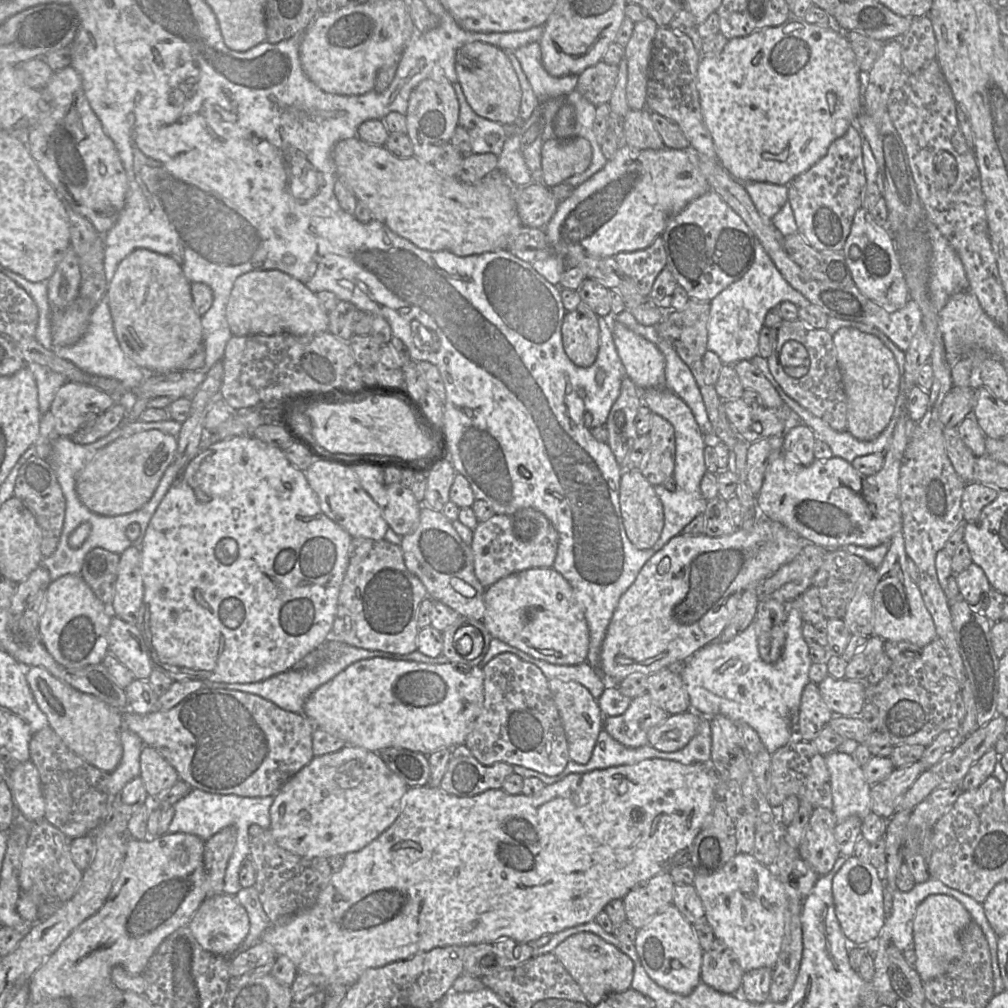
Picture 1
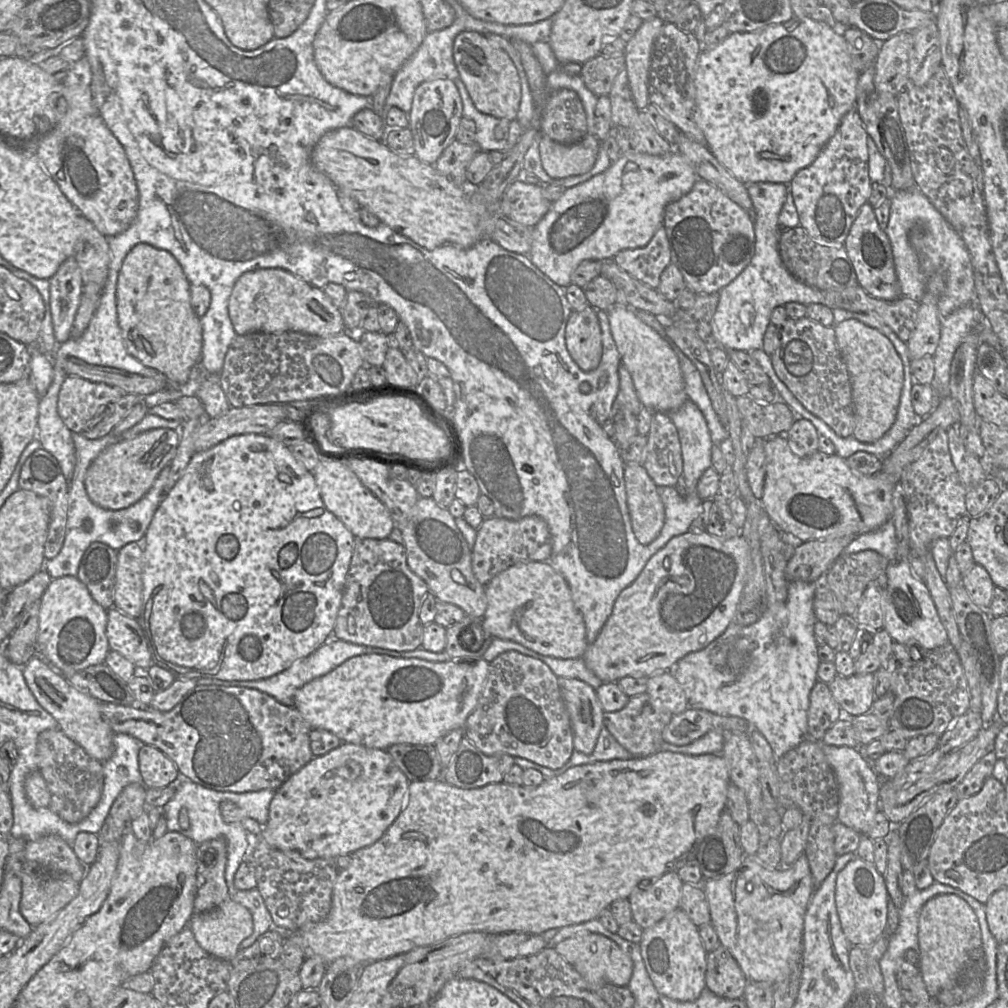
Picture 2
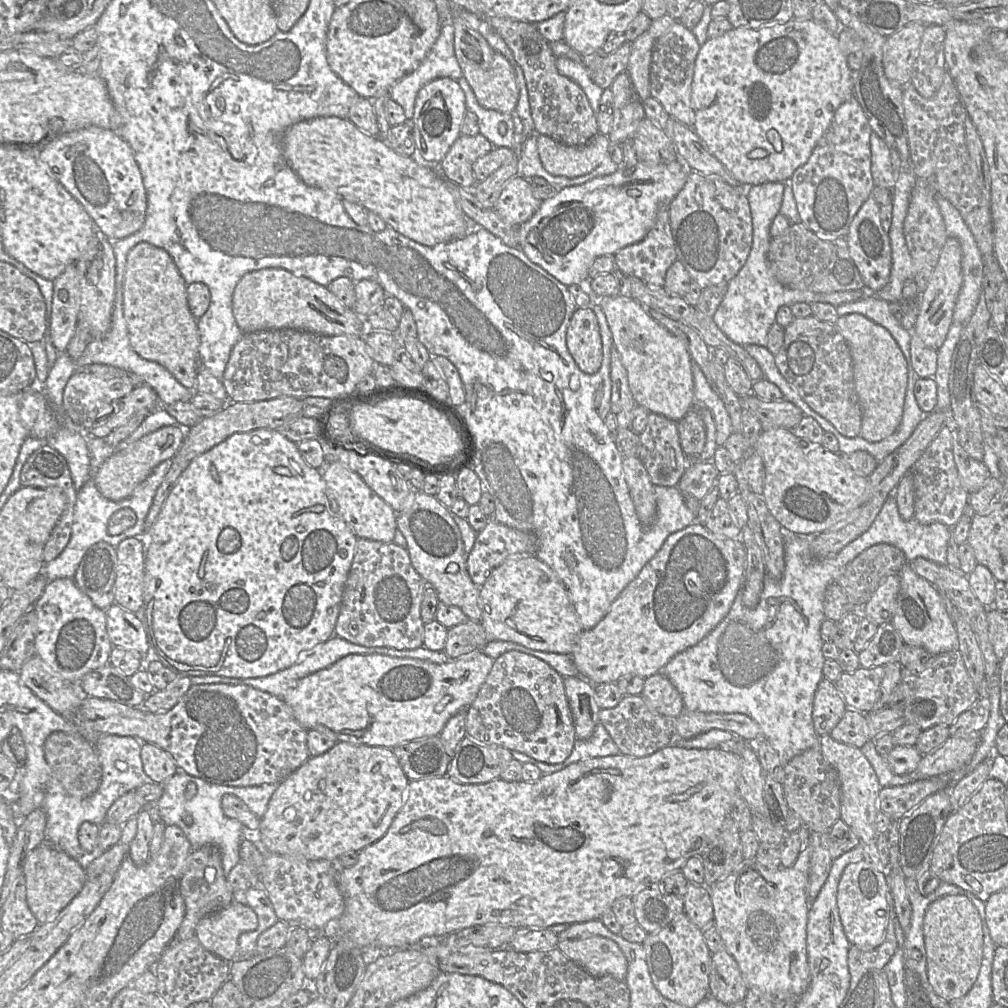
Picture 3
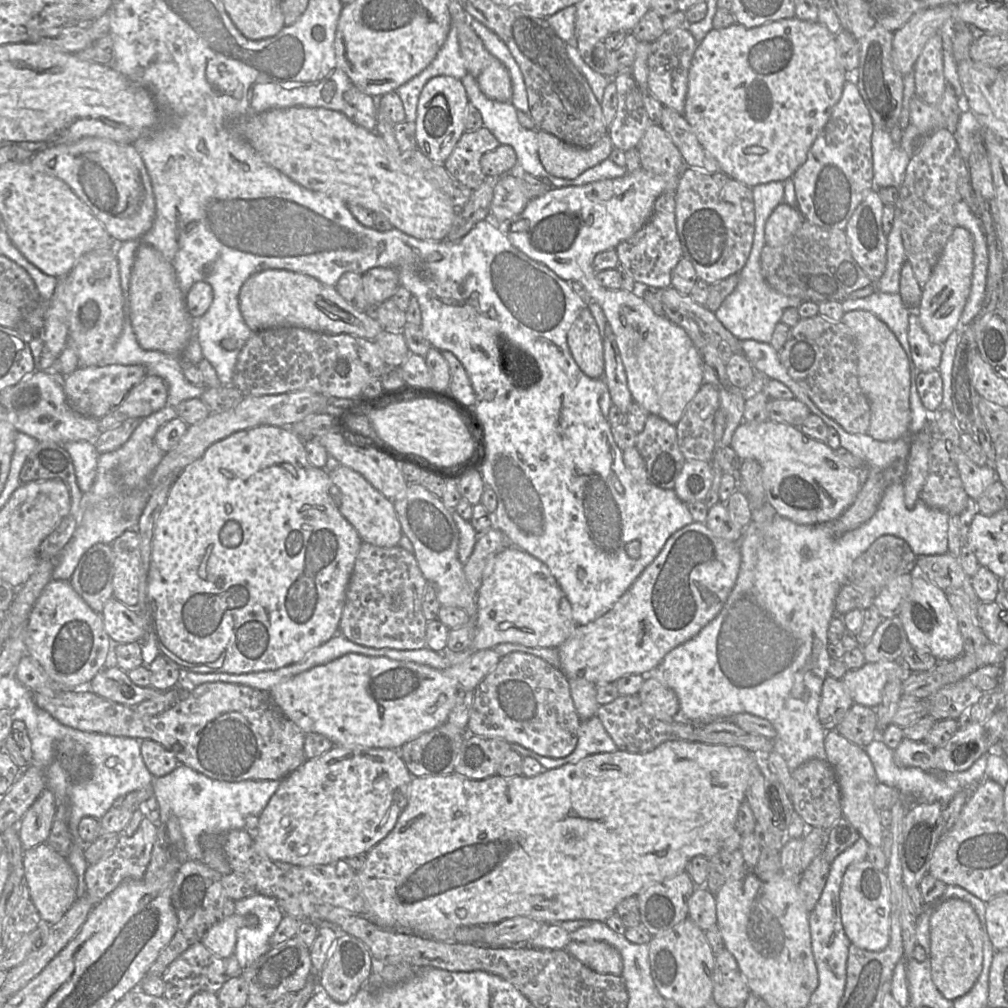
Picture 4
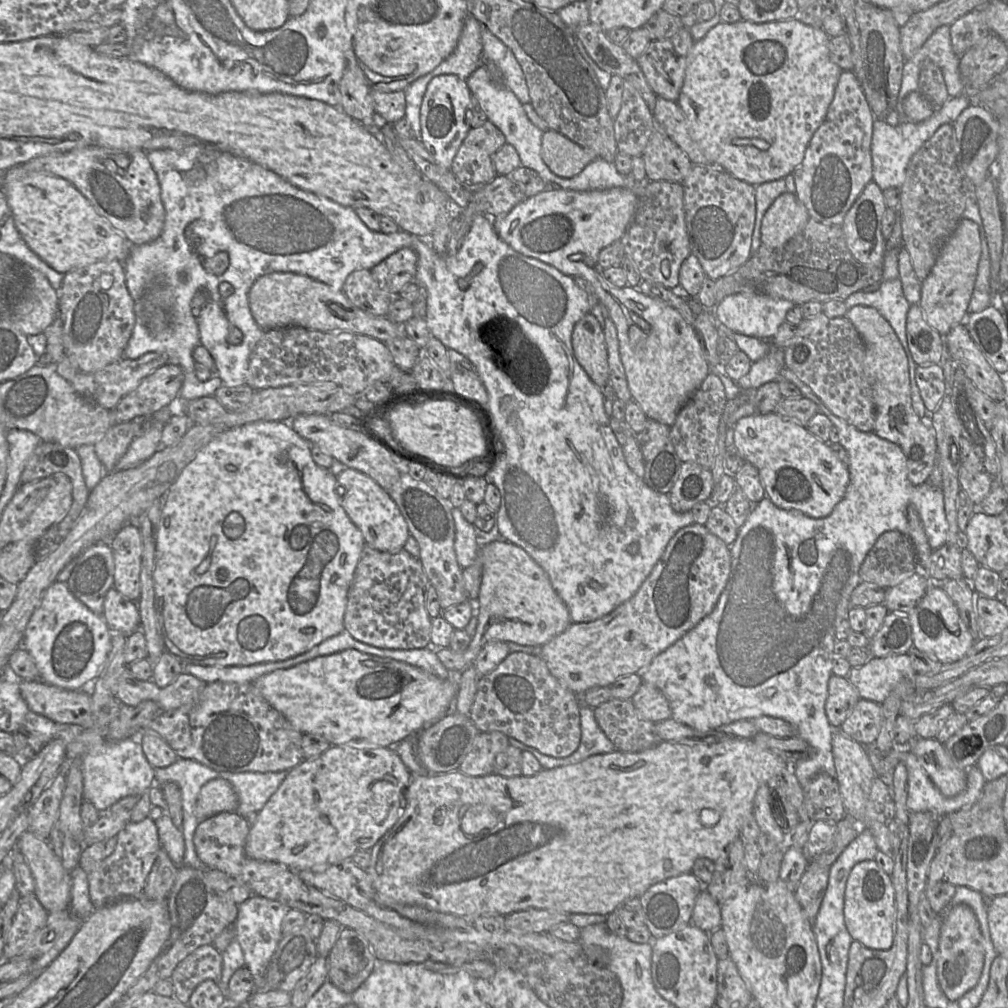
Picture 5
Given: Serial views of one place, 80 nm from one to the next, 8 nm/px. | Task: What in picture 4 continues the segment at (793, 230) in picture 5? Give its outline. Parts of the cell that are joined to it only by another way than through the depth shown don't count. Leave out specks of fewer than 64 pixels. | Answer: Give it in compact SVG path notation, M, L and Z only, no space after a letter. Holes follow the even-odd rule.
M780 203L765 223L765 244L771 247L784 244L801 227L804 220L797 208Z

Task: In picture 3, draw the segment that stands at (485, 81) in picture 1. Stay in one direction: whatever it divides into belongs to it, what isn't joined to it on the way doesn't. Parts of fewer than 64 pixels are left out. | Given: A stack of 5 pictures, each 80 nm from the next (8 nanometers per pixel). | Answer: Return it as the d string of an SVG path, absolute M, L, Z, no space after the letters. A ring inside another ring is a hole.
M455 17L453 25L455 55L462 75L469 83L478 103L486 109L512 114L519 99L519 88L513 66L461 17Z

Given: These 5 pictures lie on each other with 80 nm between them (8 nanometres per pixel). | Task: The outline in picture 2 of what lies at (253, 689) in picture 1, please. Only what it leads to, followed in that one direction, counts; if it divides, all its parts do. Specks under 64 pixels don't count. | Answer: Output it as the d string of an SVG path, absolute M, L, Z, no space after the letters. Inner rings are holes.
M330 638L328 641L322 644L319 648L317 648L308 656L294 662L288 669L278 674L275 674L269 678L265 678L261 680L225 681L216 678L200 677L197 678L196 681L198 685L216 684L222 686L241 686L246 688L257 689L261 692L264 692L272 696L277 701L279 701L280 703L286 706L294 707L295 693L303 685L305 685L306 683L310 682L315 678L321 677L329 673L330 671L341 665L343 662L345 662L348 659L365 654L384 654L398 658L422 659L430 662L443 662L451 659L444 651L440 653L434 653L424 650L423 648L417 648L412 651L397 652L383 648L374 648L364 645L352 644L336 638Z

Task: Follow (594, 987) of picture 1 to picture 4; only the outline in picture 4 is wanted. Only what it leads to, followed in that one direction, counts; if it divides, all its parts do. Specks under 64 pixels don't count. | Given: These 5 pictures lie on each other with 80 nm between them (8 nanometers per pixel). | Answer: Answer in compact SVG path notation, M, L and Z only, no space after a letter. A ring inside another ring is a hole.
M570 940L564 950L595 972L621 976L621 955L616 948L606 942Z

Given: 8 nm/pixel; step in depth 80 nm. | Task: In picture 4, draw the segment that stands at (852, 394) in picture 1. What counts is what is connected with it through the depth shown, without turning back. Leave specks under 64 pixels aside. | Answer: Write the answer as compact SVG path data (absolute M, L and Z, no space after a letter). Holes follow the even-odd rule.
M864 310L844 313L840 320L854 334L859 385L867 397L871 417L867 434L875 440L895 440L909 434L910 369L907 356L888 326Z

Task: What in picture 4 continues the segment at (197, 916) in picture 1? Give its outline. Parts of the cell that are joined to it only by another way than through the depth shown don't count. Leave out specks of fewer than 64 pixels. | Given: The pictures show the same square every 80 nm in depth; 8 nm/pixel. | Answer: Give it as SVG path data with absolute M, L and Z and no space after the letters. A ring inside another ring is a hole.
M233 914L214 924L203 935L201 942L217 956L226 960L235 953L237 930L241 927L256 927L258 918L254 914Z

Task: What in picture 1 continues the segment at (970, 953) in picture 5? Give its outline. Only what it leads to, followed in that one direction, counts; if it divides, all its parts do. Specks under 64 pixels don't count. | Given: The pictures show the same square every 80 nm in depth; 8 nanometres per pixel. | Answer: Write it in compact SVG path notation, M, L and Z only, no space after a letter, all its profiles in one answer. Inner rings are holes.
M945 894L927 896L917 907L913 921L915 970L923 982L930 981L947 971L962 955L960 935L972 921L966 908L954 897Z

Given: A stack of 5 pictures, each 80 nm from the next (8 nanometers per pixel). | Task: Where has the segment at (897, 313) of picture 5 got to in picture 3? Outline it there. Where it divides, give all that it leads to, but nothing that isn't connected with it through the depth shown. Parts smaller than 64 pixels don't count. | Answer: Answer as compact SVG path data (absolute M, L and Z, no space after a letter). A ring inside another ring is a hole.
M866 294L863 298L836 307L839 317L858 313L886 328L901 349L907 366L910 361L911 332L905 330L890 311L890 303L878 298L875 294Z

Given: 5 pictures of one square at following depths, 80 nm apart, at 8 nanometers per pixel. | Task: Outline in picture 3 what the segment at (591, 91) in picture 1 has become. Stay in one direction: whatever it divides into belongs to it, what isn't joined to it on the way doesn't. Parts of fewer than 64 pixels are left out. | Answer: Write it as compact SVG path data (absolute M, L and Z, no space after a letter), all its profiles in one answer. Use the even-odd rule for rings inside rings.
M625 41L617 50L596 58L587 67L590 79L601 89L610 88L621 72L627 72L631 43Z

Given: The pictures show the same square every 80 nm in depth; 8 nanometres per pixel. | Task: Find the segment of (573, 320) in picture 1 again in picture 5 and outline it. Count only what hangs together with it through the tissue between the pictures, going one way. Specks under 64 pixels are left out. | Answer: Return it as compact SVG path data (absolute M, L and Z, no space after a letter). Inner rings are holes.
M591 313L585 314L574 326L572 347L575 358L597 387L609 380L609 364L603 328Z

